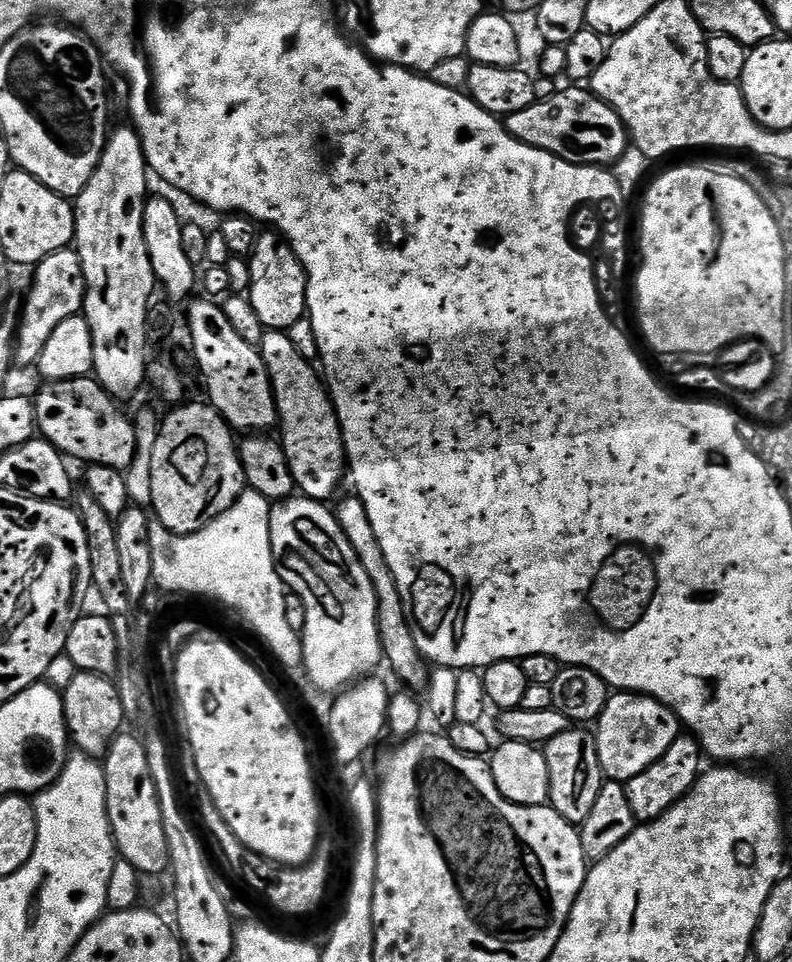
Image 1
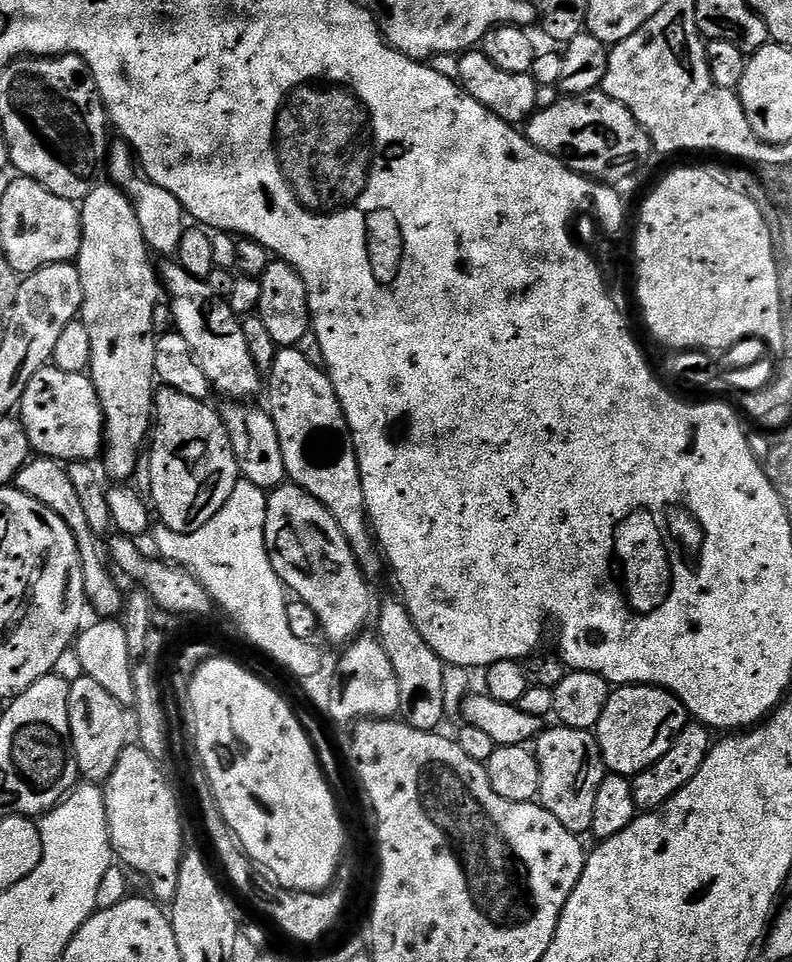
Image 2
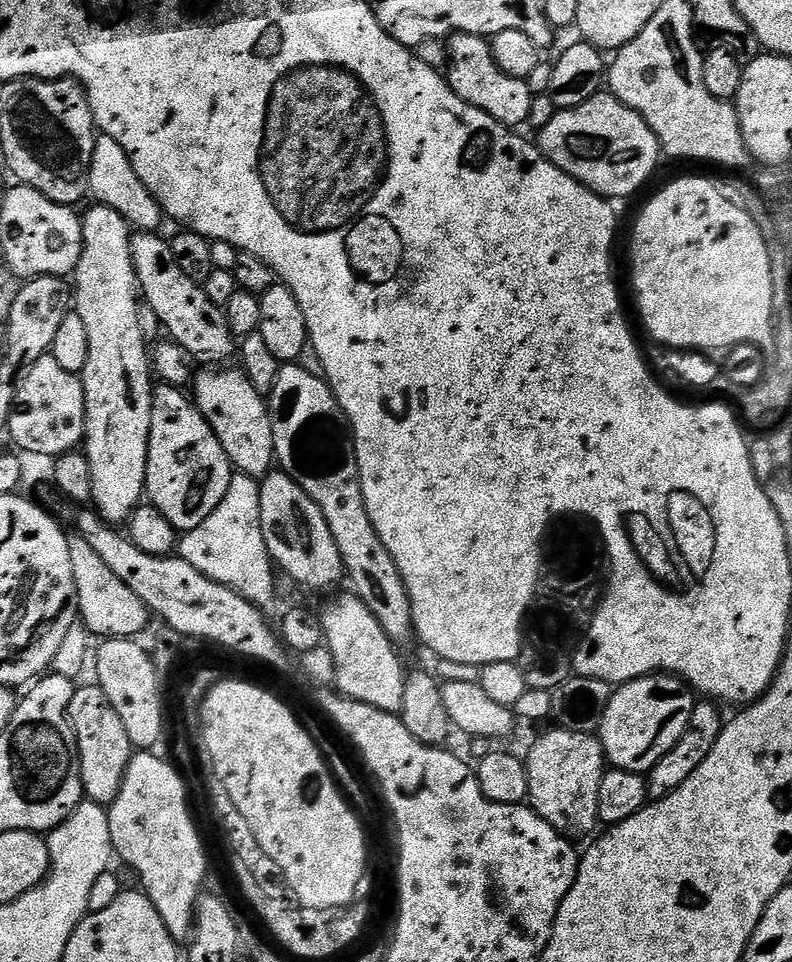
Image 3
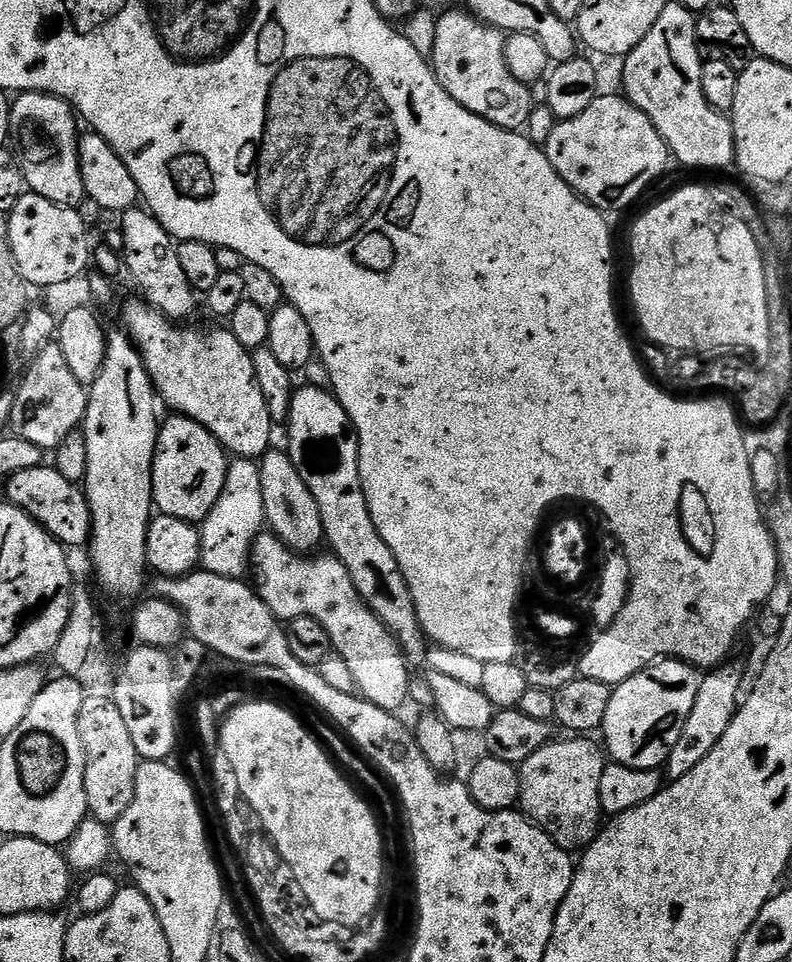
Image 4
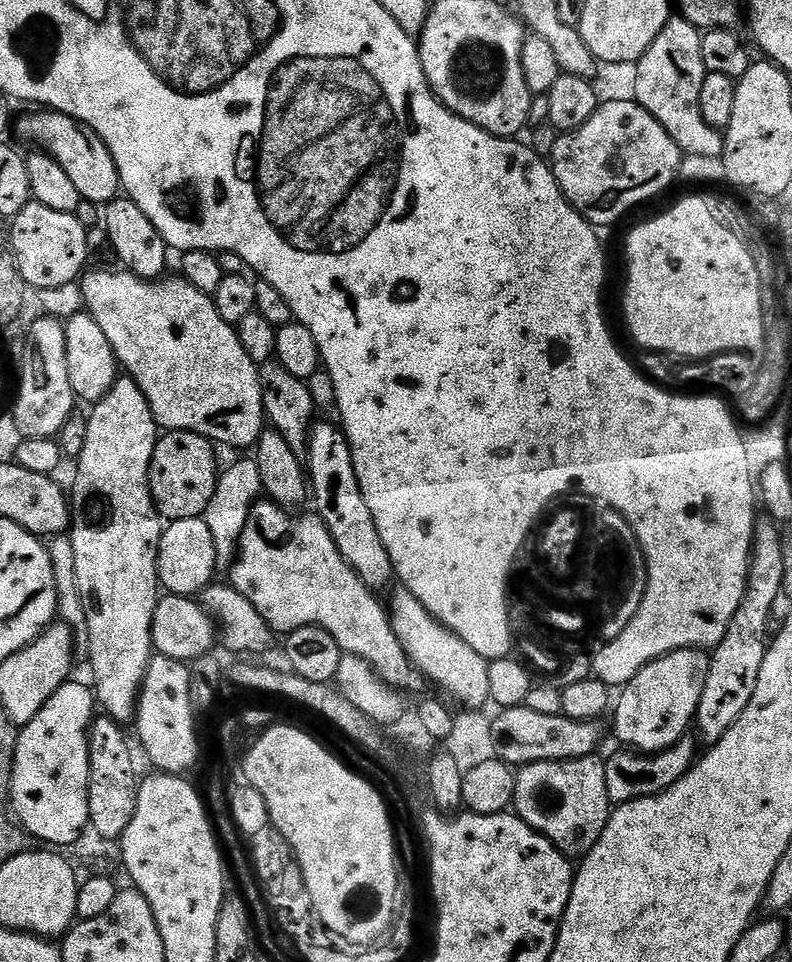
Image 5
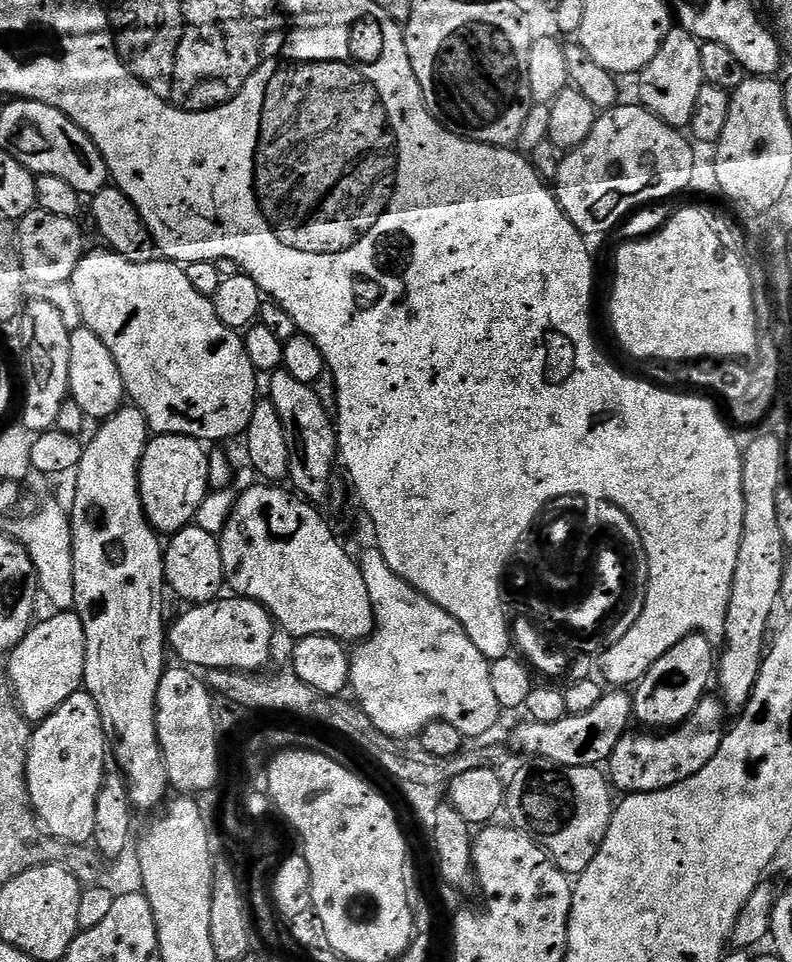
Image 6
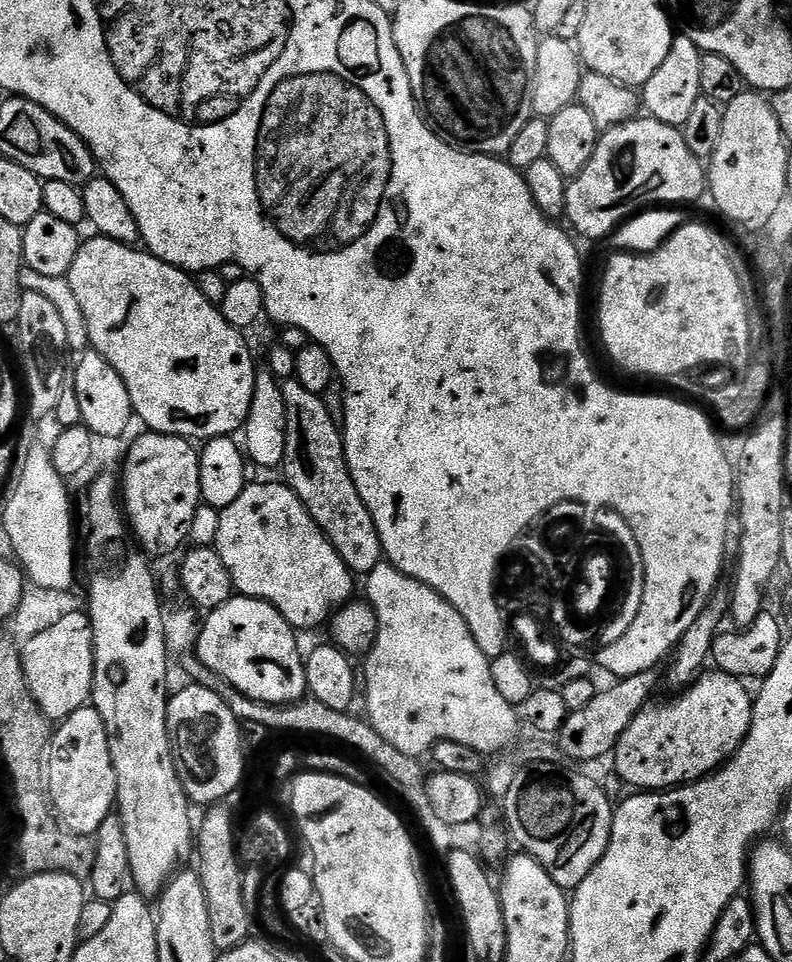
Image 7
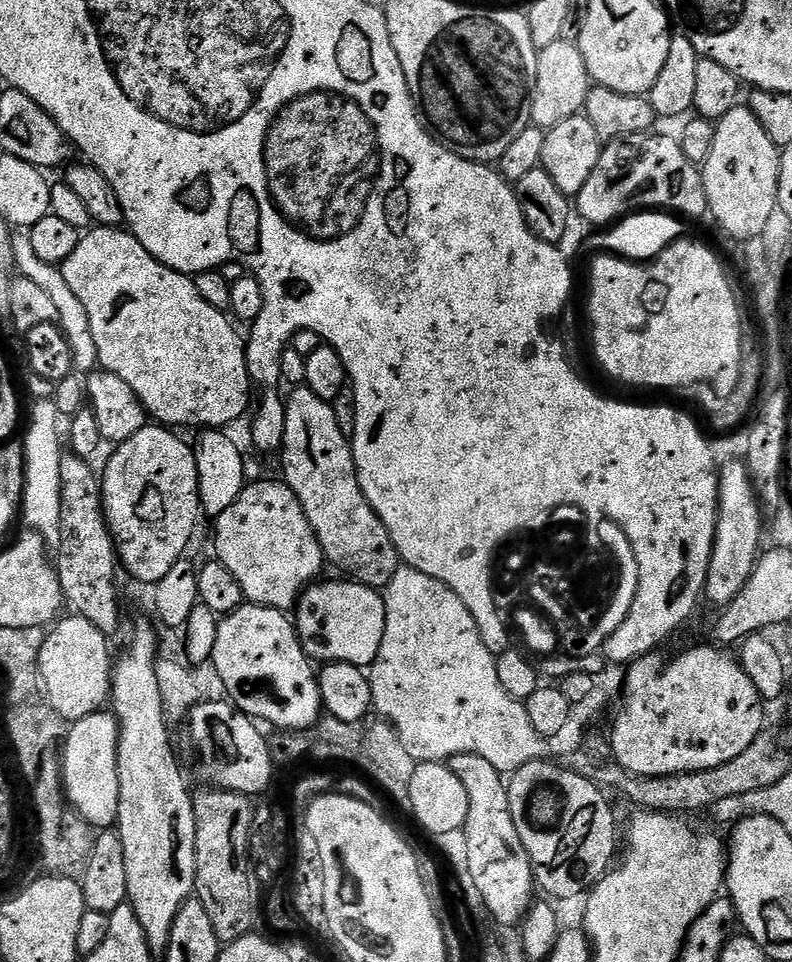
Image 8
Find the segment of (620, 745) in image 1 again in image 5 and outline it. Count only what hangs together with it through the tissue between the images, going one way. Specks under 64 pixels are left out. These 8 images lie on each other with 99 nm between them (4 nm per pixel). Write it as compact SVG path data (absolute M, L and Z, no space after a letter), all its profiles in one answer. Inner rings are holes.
M683 648L682 650L678 650L677 652L671 652L670 654L666 654L662 658L658 658L654 662L650 662L641 672L637 672L635 676L633 676L632 680L629 684L623 685L621 694L619 693L618 699L614 704L614 712L616 708L616 736L621 740L623 747L628 750L635 750L641 754L655 754L658 752L664 752L667 748L673 748L680 740L685 739L686 733L684 732L693 727L696 711L698 710L698 702L702 698L702 686L706 686L706 674L708 673L708 662L709 657L705 655L703 651L697 650L695 648Z

